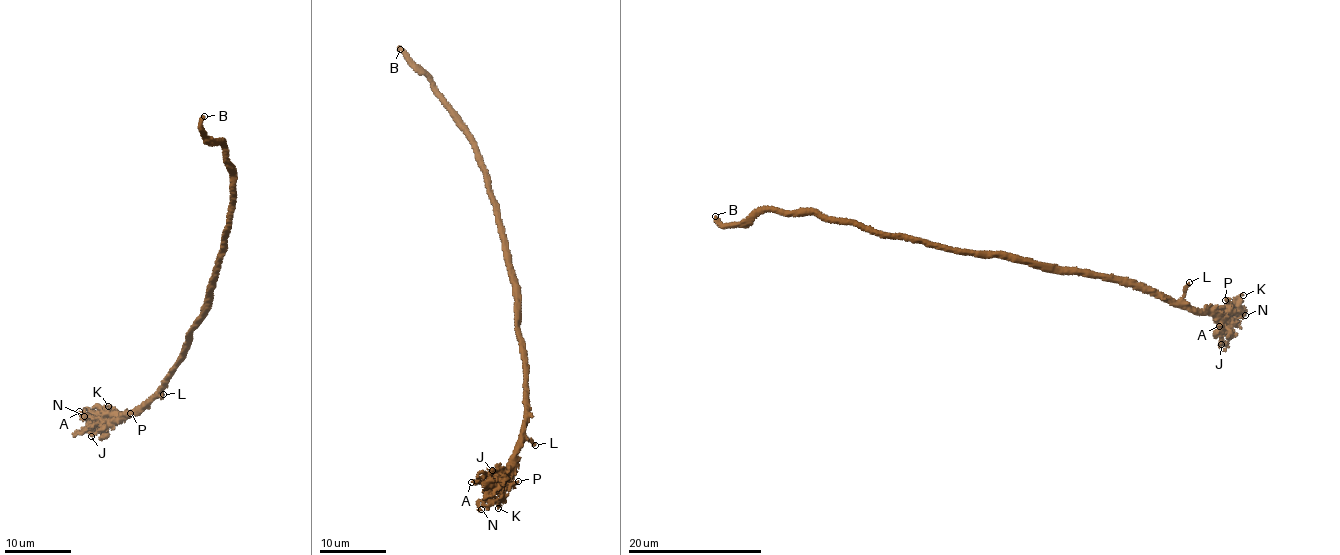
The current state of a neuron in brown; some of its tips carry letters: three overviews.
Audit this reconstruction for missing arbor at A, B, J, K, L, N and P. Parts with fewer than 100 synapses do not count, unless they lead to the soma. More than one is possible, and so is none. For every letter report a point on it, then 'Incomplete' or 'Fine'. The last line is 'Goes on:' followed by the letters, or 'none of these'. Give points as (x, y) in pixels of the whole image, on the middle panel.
A: Place: (471, 482). Fine
B: Place: (400, 49). Fine
J: Place: (492, 470). Fine
K: Place: (498, 508). Fine
L: Place: (535, 445). Incomplete
N: Place: (481, 509). Fine
P: Place: (518, 481). Fine
Goes on: L

